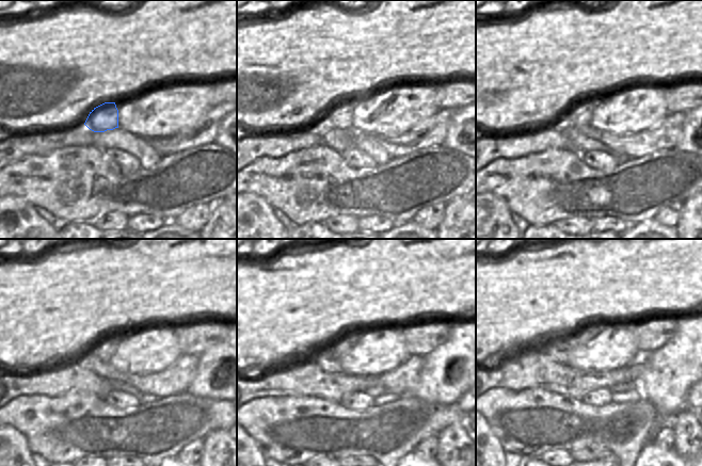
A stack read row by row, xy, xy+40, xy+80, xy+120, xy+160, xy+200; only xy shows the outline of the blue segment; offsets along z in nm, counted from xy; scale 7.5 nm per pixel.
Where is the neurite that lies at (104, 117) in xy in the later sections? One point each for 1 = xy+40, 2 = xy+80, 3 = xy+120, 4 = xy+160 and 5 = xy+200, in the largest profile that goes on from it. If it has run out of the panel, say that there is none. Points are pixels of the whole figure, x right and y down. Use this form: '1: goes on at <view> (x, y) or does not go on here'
1: goes on at xy+40 (340, 116)
2: goes on at xy+80 (579, 115)
3: goes on at xy+120 (104, 350)
4: goes on at xy+160 (342, 341)
5: goes on at xy+200 (591, 331)

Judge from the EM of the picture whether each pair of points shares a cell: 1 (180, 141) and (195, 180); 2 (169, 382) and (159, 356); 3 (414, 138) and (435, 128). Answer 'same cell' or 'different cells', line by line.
1: different cells
2: different cells
3: same cell

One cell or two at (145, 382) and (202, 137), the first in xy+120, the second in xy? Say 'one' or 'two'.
one

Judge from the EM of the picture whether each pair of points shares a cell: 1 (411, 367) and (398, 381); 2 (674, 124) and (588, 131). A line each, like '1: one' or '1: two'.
1: one
2: one

